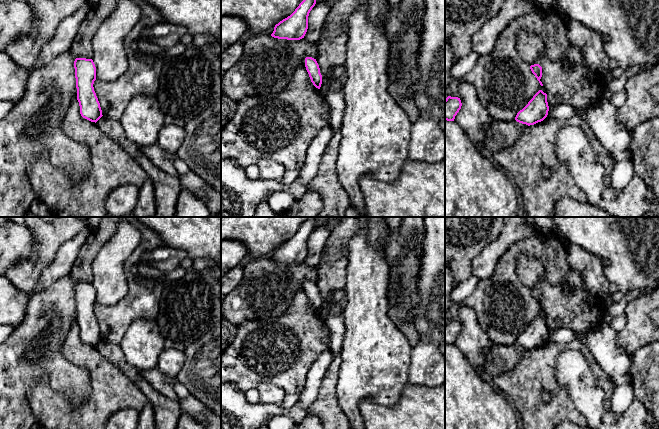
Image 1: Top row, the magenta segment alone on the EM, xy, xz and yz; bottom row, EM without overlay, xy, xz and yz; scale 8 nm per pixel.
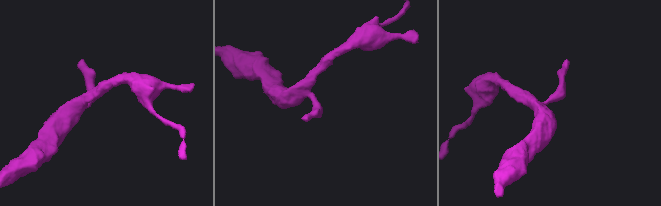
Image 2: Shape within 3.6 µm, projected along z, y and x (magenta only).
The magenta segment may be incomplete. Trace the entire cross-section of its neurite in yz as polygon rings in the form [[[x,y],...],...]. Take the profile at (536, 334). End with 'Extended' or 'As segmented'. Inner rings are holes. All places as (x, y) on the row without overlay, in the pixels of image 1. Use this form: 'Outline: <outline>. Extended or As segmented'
Outline: [[[539,314],[528,328],[517,337],[515,344],[528,350],[534,349],[543,345],[547,341],[548,335],[547,318]]]. As segmented

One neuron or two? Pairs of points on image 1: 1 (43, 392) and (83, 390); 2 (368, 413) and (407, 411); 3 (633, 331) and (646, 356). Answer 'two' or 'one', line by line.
1: two
2: one
3: two

